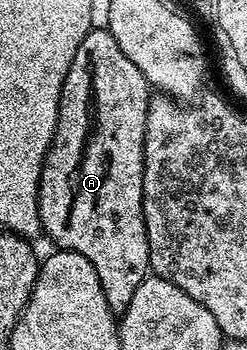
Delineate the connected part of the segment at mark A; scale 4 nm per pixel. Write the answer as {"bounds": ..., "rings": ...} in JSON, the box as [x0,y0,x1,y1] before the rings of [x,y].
{"bounds":[38,29,152,313],"rings":[[[91,29],[84,37],[80,49],[76,49],[76,57],[68,69],[68,77],[62,86],[62,93],[62,111],[58,114],[58,132],[54,134],[52,157],[47,157],[44,161],[38,186],[38,208],[40,209],[42,230],[45,238],[48,237],[55,243],[53,245],[55,248],[75,251],[88,257],[88,261],[92,261],[92,269],[96,269],[96,277],[100,277],[100,289],[104,289],[104,297],[108,300],[108,305],[114,312],[121,313],[126,310],[128,301],[132,301],[136,289],[140,289],[140,285],[147,275],[151,274],[148,237],[142,216],[142,174],[144,173],[144,129],[148,121],[148,105],[152,98],[152,88],[144,77],[144,73],[140,73],[140,69],[136,69],[136,65],[132,65],[132,61],[128,61],[124,49],[120,49],[120,45],[116,45],[116,37],[112,37],[112,33],[108,29]]]}

